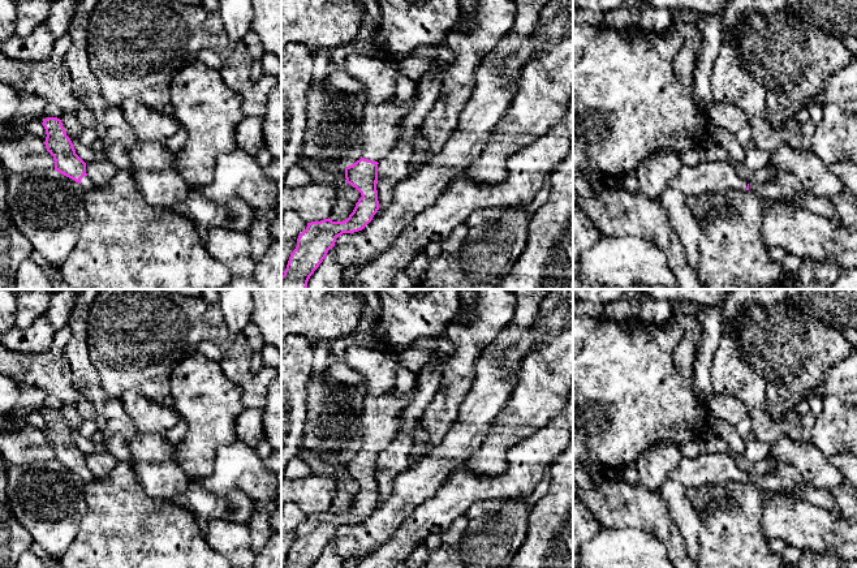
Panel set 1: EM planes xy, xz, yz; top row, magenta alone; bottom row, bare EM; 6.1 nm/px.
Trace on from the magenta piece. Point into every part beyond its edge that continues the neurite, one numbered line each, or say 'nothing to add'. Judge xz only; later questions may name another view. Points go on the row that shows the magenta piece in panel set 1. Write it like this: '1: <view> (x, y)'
1: xz (380, 129)

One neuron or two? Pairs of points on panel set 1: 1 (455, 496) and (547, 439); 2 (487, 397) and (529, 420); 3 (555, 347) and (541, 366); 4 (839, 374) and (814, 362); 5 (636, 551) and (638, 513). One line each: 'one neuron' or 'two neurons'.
1: one neuron
2: two neurons
3: one neuron
4: two neurons
5: two neurons

